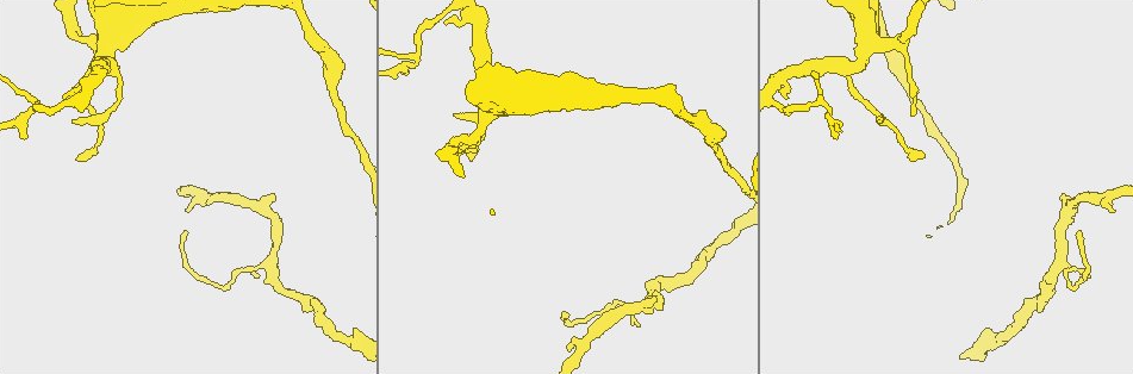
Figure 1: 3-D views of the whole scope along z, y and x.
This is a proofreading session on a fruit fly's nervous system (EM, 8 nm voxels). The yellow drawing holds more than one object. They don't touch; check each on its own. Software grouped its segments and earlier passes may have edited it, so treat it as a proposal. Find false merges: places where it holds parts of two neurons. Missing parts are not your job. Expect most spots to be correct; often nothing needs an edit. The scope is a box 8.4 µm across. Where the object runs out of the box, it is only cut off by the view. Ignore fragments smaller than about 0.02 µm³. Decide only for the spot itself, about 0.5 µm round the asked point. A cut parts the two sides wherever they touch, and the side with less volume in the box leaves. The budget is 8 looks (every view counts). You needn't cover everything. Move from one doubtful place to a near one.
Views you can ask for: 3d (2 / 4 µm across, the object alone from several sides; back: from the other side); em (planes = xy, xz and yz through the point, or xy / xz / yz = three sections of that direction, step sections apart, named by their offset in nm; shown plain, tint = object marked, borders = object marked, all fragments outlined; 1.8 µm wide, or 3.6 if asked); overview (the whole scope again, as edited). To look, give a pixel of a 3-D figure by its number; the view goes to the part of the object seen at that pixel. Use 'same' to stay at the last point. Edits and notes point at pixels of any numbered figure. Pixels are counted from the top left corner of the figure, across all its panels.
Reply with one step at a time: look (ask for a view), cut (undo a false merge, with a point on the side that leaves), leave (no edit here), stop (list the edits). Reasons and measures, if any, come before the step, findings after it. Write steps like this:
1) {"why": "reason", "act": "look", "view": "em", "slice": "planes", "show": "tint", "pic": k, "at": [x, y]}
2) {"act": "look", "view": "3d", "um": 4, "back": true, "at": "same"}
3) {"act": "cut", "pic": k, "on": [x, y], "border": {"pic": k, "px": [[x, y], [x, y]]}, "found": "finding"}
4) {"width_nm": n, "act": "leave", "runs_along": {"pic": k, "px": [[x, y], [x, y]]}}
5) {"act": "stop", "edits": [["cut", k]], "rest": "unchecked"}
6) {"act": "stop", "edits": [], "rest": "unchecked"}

{"why": "three arms meet", "act": "look", "view": "em", "um": 3.6, "slice": "planes", "show": "tint", "pic": 1, "at": [416, 54]}

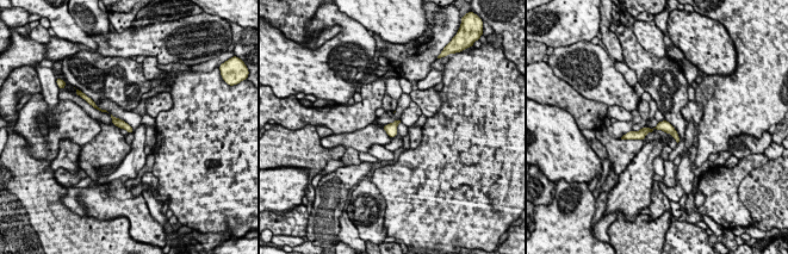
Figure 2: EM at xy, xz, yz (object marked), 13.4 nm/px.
{"act": "leave", "found": "one neuron here"}

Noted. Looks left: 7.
{"why": "calibre changes", "act": "look", "view": "3d", "um": 4, "back": true, "pic": 1, "at": [847, 70]}

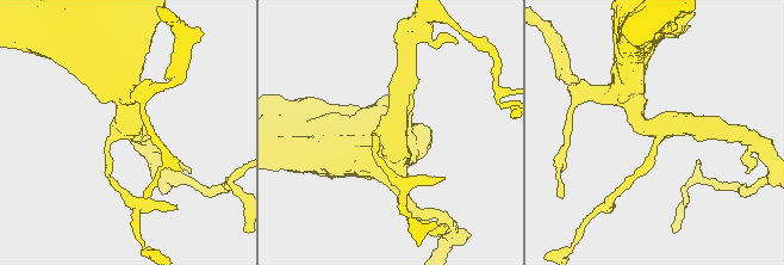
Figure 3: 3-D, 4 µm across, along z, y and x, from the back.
{"arms": 3, "why": "shape alone is not enough", "act": "look", "view": "em", "slice": "planes", "show": "tint", "pic": 3, "at": [659, 132]}

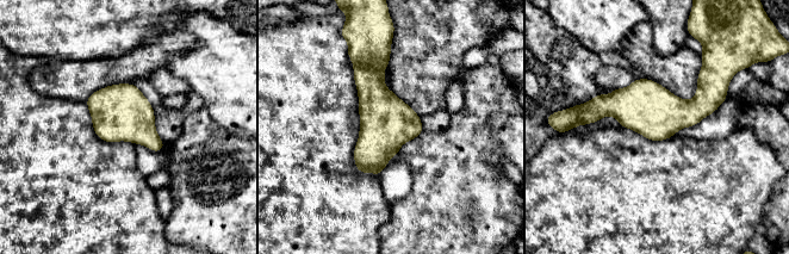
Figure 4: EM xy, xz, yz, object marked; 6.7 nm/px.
{"act": "leave", "runs_along": {"pic": 4, "px": [[722, 97], [586, 121]]}, "found": "one neuron here"}

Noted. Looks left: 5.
{"why": "abrupt turn", "act": "look", "view": "3d", "um": 4, "pic": 1, "at": [272, 264]}

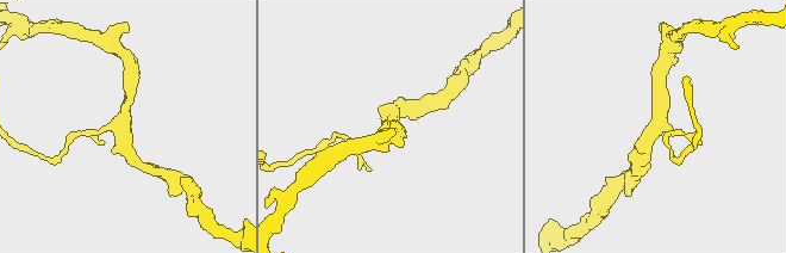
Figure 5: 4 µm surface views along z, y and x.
{"why": "need the tissue", "act": "look", "view": "em", "um": 3.6, "slice": "xy", "step": 4, "show": "tint", "pic": 5, "at": [657, 127]}

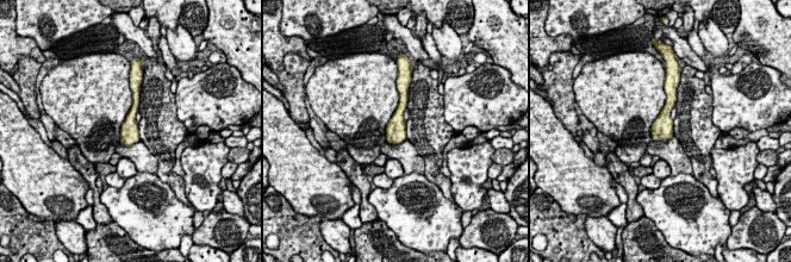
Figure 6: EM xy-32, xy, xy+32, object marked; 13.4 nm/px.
{"act": "look", "view": "em", "um": 3.6, "slice": "planes", "show": "tint", "at": "same"}

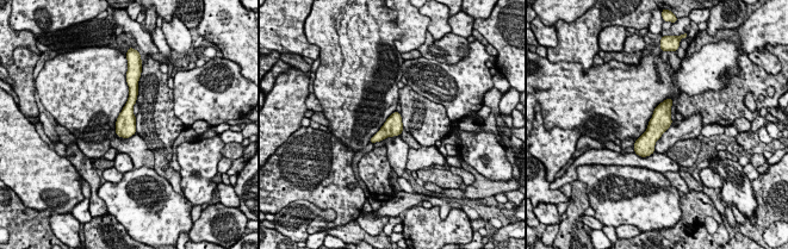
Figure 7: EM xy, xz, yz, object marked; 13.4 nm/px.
{"act": "leave", "found": "continuous, no second neuron"}

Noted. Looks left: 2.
{"act": "stop", "edits": [], "rest": "unchecked"}

